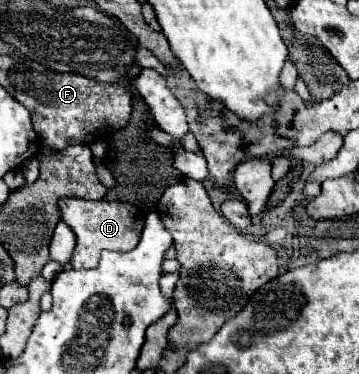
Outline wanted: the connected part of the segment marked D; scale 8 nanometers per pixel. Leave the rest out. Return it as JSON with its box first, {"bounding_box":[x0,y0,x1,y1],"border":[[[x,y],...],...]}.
{"bounding_box":[59,198,145,270],"border":[[[61,198],[59,202],[61,210],[61,220],[71,226],[71,230],[77,236],[77,246],[71,258],[71,266],[81,270],[81,268],[97,268],[99,254],[101,250],[133,250],[139,244],[143,222],[145,222],[145,212],[139,210],[133,204],[127,202],[117,202],[117,200],[83,200],[83,198]]]}

